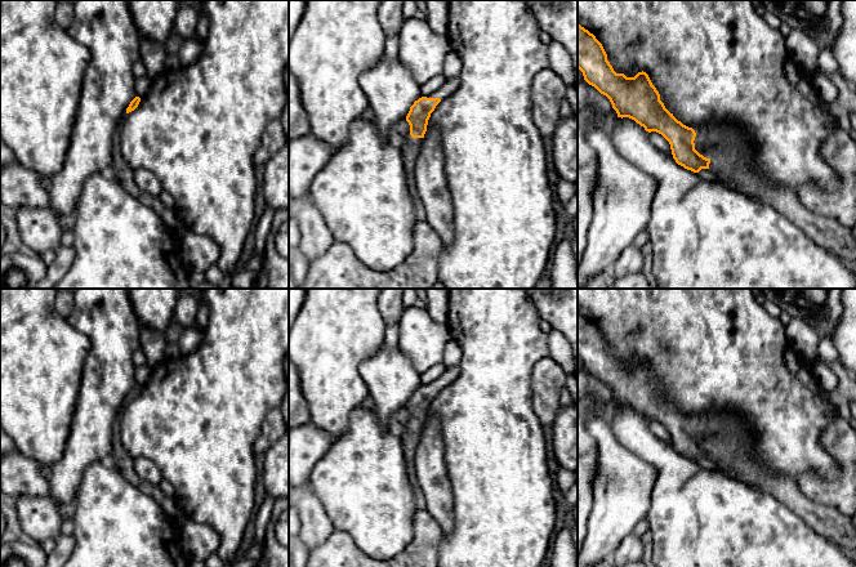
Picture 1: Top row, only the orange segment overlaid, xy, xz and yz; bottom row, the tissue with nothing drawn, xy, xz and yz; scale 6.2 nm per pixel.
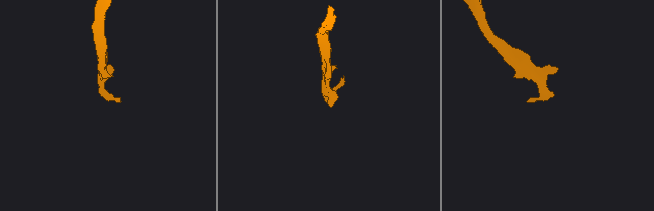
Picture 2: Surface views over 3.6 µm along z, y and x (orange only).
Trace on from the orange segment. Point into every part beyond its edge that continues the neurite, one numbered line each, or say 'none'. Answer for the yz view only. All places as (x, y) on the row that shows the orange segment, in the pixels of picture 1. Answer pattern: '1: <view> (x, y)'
1: yz (736, 172)

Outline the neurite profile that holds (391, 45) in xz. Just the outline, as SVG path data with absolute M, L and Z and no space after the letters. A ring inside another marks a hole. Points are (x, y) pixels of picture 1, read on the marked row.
M385 34L384 57L391 62L398 58L398 35Z

